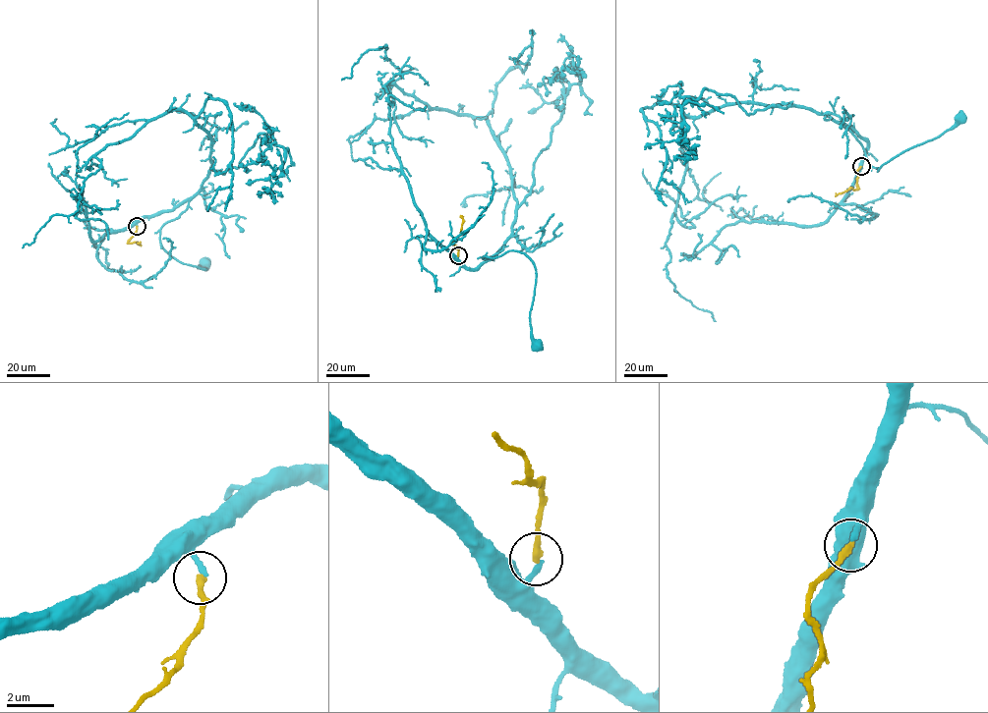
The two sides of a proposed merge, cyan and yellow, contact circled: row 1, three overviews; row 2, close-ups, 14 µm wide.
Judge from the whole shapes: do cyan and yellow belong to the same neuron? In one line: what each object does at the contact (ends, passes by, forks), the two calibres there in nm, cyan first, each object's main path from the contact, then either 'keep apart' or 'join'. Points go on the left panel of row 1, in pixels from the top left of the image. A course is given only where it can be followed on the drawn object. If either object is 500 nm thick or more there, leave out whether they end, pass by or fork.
cyan ends there; yellow ends there; 240 nm thick on the cyan side, 280 nm on the other; cyan runs (137, 226), (189, 200), (160, 230), (160, 242), (182, 263), (205, 270), (198, 268), (206, 263); yellow runs (137, 226), (128, 243), (138, 244); keep apart

